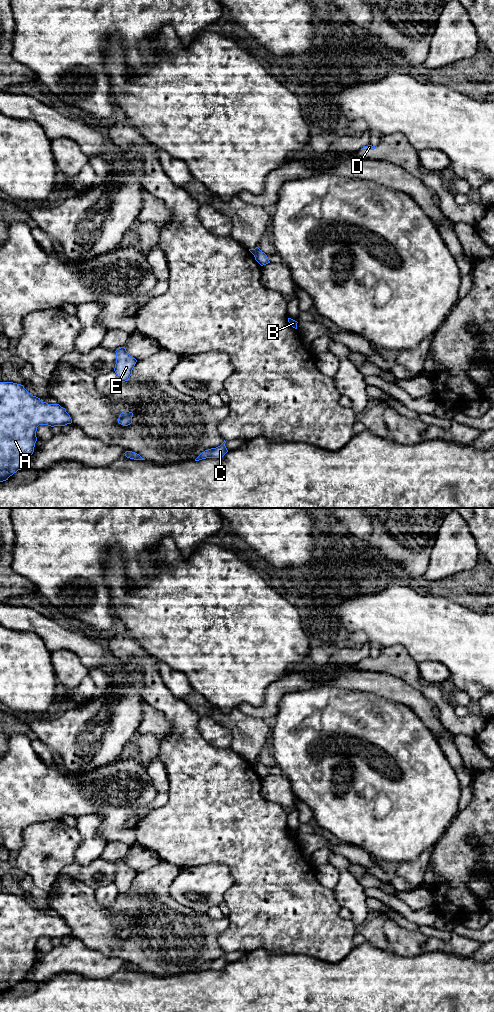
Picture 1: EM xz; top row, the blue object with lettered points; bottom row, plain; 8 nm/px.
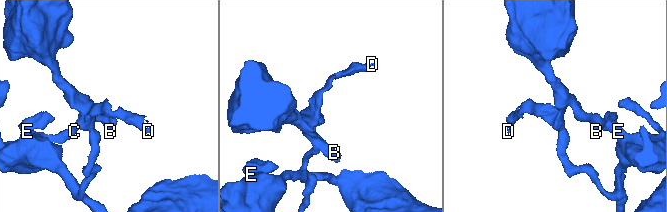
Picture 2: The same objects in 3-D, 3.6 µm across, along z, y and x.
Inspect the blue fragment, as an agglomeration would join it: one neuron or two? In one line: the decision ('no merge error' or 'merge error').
merge error

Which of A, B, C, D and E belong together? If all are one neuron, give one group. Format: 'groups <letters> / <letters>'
groups A C E / B D

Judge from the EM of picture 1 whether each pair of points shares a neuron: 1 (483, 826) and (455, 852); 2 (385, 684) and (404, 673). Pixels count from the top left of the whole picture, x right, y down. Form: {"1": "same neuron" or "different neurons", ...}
{"1": "same neuron", "2": "different neurons"}

